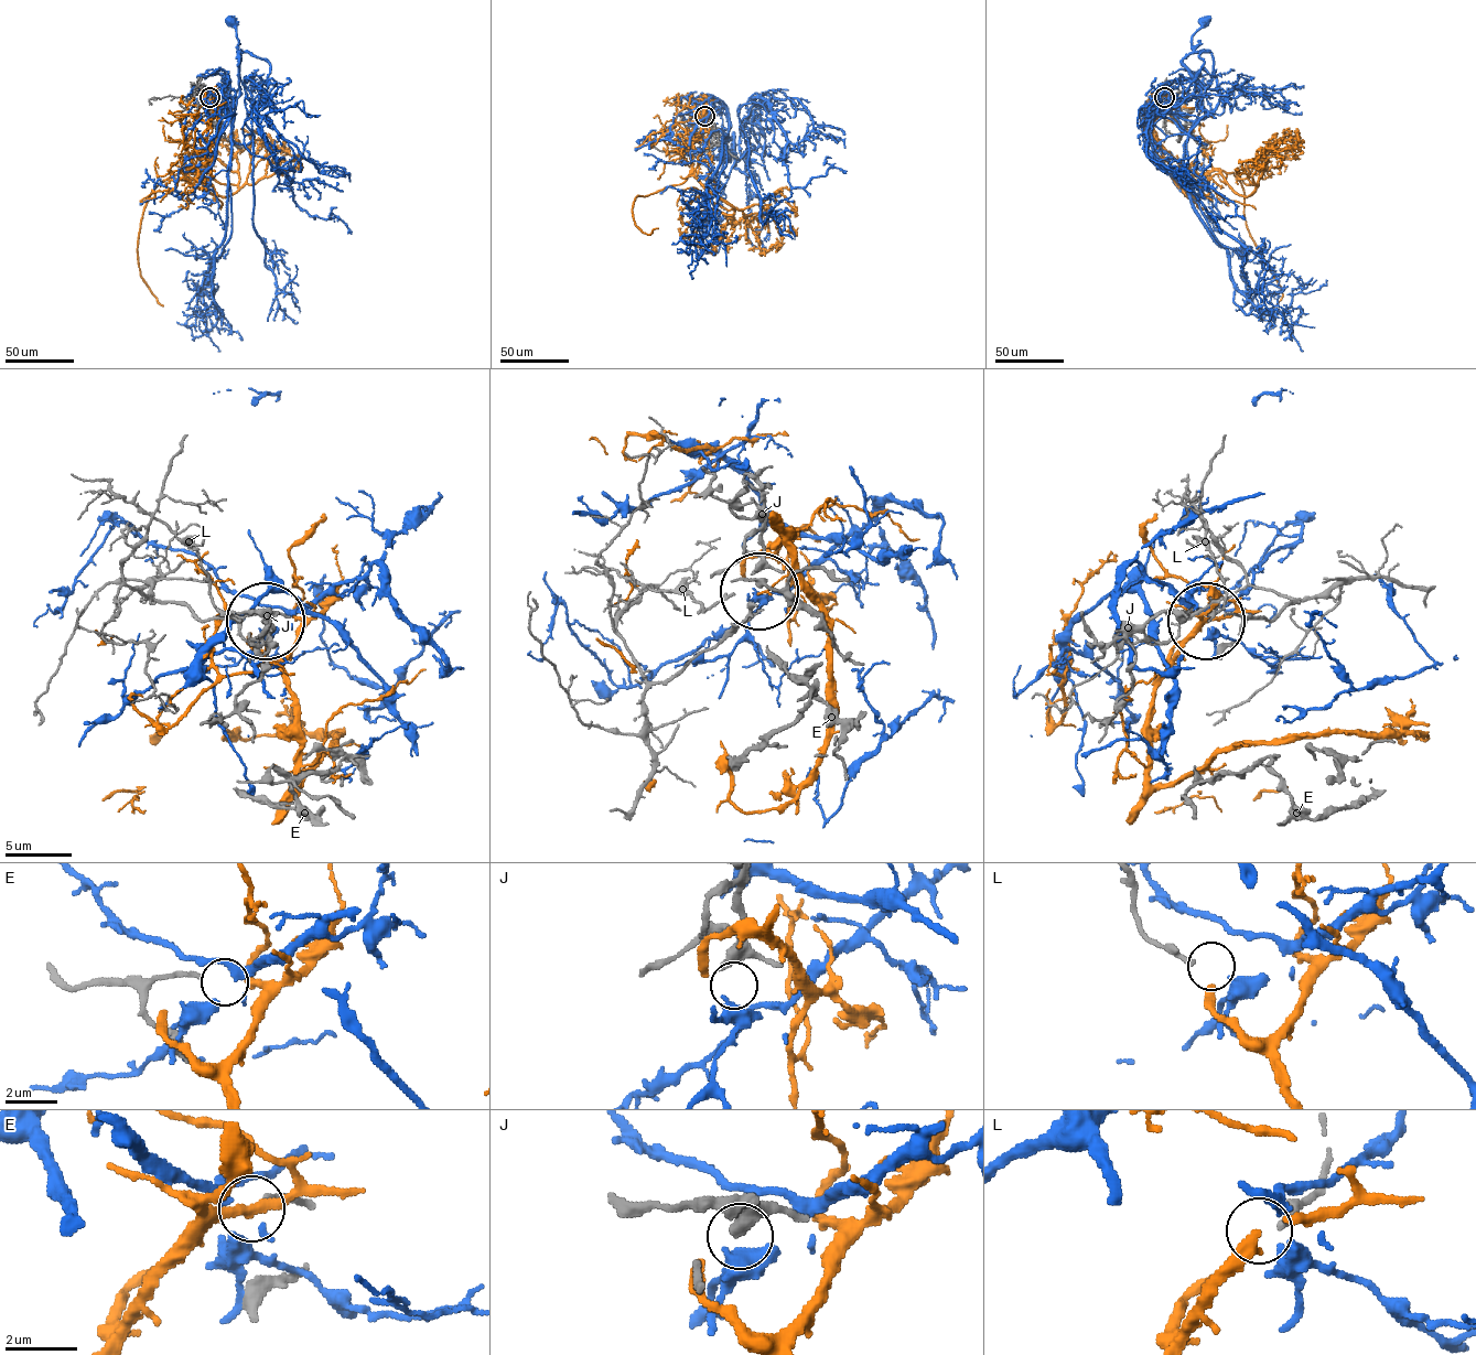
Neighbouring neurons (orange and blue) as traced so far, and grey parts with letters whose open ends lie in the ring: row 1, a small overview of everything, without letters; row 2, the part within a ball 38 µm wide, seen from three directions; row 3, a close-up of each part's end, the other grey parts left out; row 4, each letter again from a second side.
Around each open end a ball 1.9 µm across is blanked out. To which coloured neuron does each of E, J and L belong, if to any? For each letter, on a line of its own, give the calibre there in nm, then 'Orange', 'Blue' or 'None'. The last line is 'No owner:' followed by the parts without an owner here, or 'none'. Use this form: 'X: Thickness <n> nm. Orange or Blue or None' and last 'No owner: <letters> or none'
E: Thickness 160 nm. None
J: Thickness 440 nm. None
L: Thickness 200 nm. Orange
No owner: E, J

